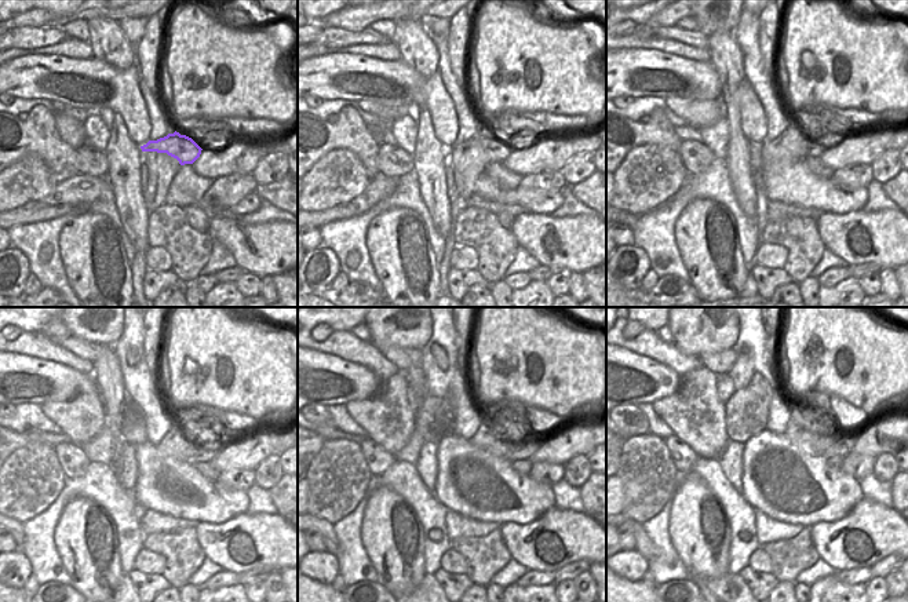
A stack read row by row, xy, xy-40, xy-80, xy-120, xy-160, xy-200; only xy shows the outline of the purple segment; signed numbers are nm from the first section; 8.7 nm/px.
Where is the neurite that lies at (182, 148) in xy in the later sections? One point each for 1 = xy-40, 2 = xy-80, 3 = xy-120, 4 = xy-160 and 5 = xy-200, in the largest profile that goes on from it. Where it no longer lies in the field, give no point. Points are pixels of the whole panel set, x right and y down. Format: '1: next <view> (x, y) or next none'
1: next xy-40 (498, 150)
2: next xy-80 (809, 150)
3: next xy-120 (208, 455)
4: next xy-160 (521, 451)
5: next xy-200 (843, 445)

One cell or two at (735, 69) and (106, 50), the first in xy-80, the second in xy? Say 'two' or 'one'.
one

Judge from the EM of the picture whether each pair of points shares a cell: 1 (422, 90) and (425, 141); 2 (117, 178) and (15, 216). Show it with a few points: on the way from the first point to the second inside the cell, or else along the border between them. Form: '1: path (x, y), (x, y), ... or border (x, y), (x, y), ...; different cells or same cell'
1: border (419, 105), (429, 112), (436, 135); different cells
2: border (105, 177), (113, 200); different cells

